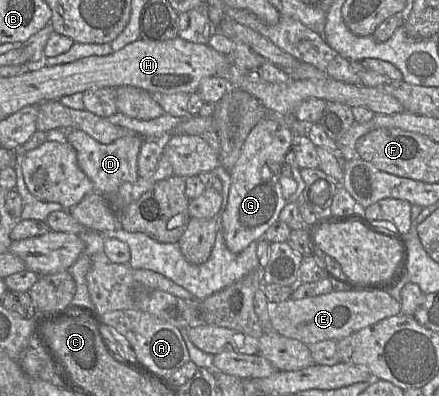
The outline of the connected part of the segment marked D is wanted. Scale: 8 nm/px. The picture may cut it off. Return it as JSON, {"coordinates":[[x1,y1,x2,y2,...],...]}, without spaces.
{"coordinates":[[65,129,66,141,74,148,77,154,77,163,80,169,90,179,93,189,102,194,109,194,125,182,134,183,138,180,138,155,143,141,139,135,128,135,115,140,110,144,102,144,78,129]]}

